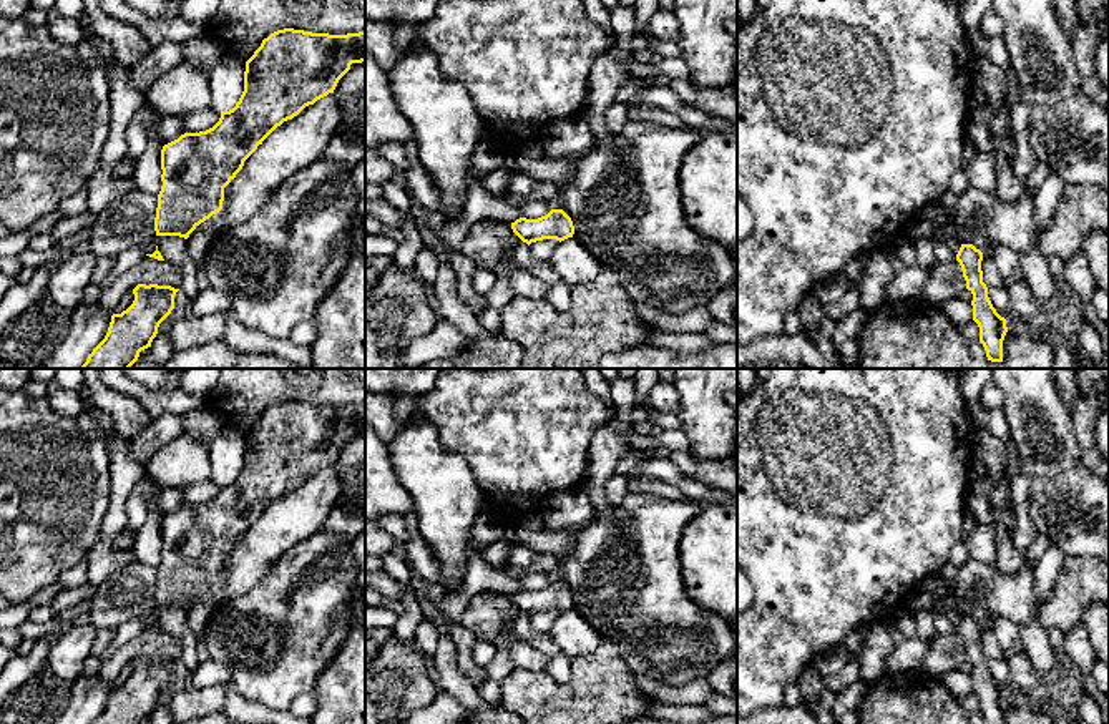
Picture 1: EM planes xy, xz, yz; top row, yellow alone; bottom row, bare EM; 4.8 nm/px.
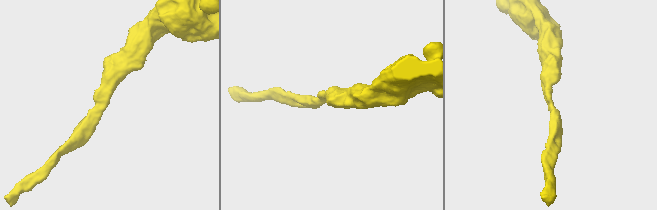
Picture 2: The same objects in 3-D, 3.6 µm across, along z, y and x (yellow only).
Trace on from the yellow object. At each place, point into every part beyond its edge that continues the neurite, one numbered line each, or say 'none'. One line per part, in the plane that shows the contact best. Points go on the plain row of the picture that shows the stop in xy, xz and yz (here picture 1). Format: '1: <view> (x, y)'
none

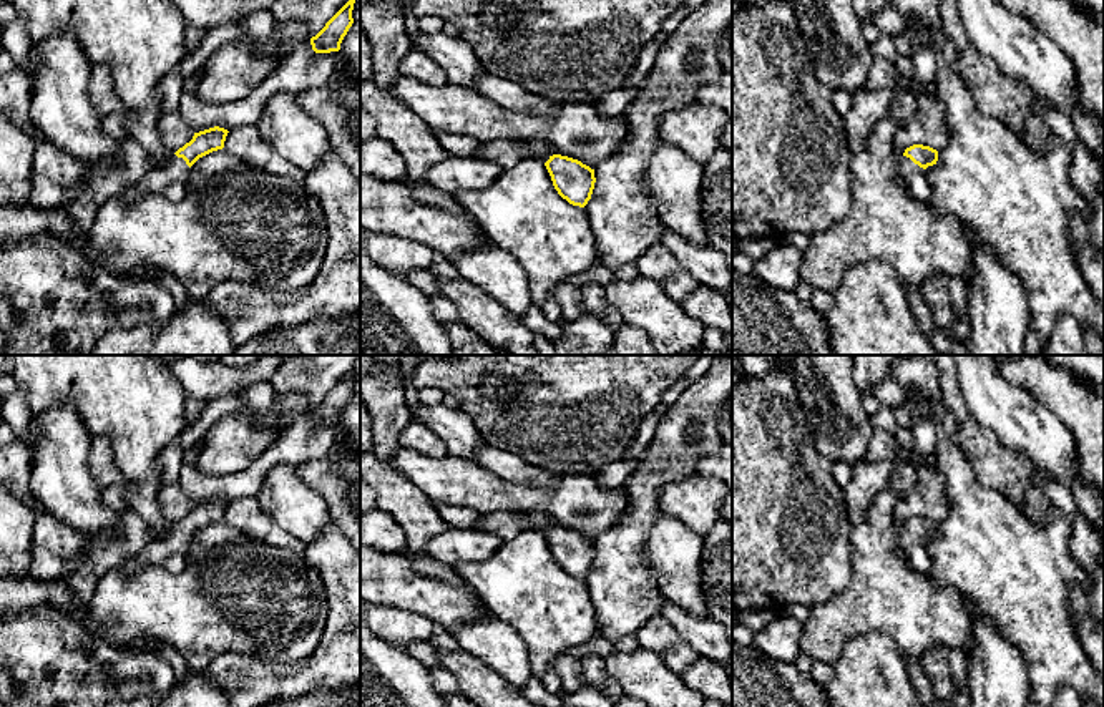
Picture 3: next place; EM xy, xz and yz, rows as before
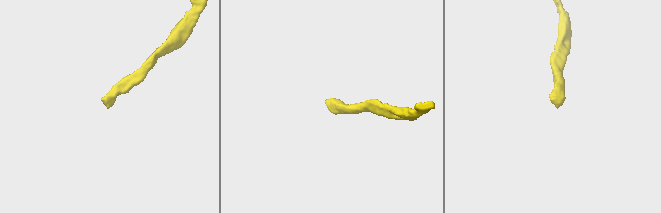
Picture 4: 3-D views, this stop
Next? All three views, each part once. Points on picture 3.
1: yz (913, 548)

